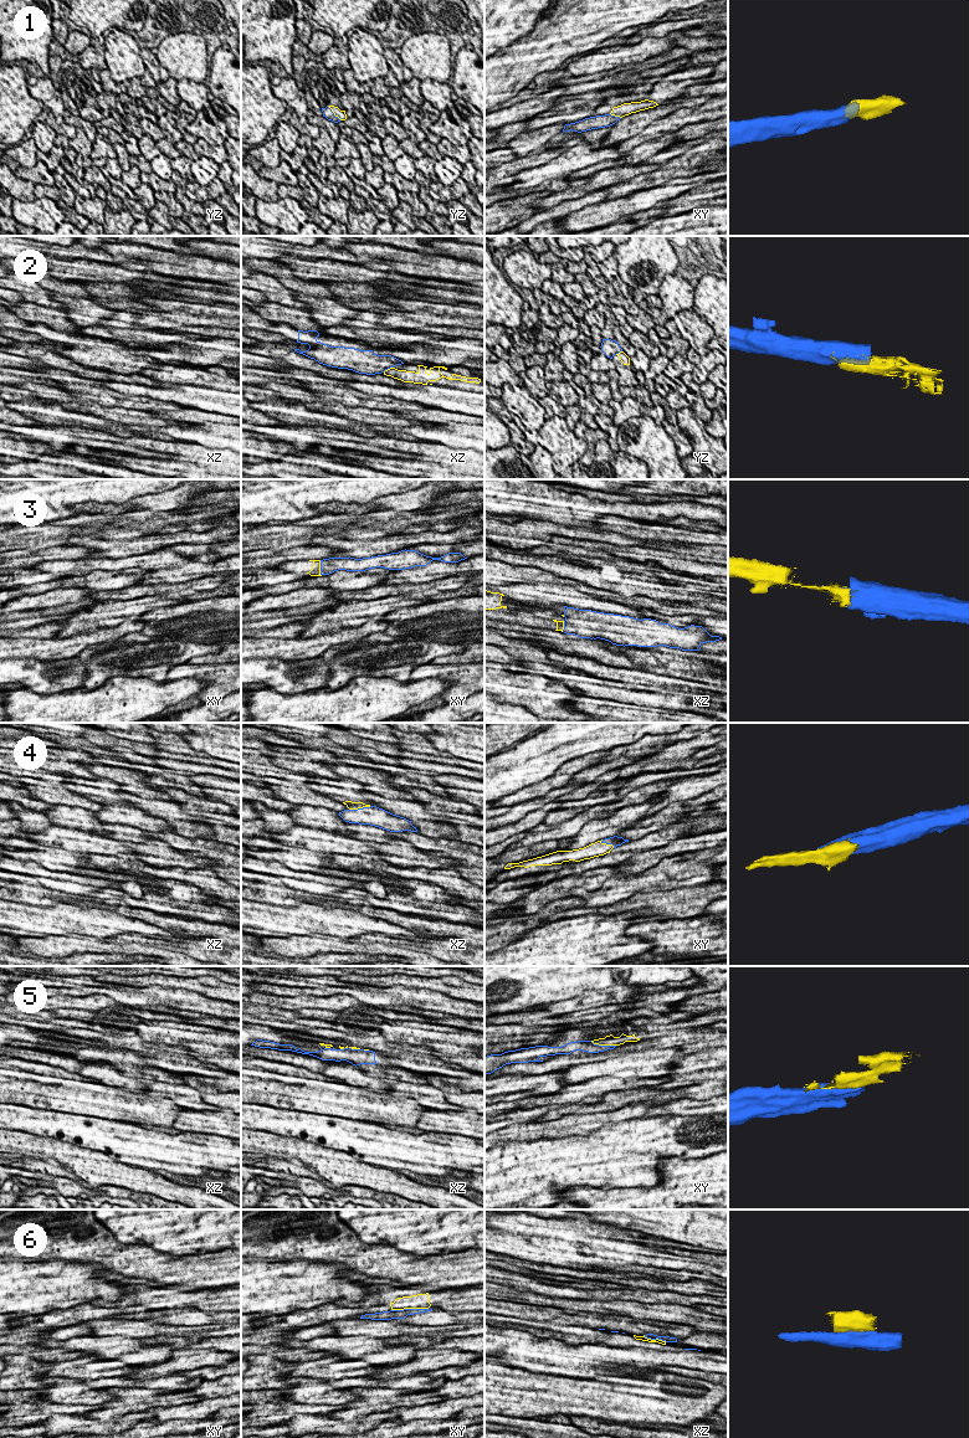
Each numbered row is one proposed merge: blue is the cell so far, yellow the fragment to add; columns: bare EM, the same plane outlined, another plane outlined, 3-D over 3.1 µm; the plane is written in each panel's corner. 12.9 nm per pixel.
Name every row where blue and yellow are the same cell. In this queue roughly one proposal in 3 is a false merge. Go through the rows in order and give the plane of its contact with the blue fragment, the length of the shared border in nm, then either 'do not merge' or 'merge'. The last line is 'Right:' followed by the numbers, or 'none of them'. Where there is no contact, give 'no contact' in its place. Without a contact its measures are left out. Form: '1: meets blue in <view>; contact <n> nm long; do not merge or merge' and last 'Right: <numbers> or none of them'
1: meets blue in yz; contact 260 nm long; merge
2: meets blue in xz; contact 160 nm long; do not merge
3: meets blue in xy; contact 200 nm long; merge
4: meets blue in xz; contact 300 nm long; merge
5: meets blue in xy; contact 340 nm long; do not merge
6: meets blue in xy; contact 500 nm long; do not merge
Right: 1, 3, 4

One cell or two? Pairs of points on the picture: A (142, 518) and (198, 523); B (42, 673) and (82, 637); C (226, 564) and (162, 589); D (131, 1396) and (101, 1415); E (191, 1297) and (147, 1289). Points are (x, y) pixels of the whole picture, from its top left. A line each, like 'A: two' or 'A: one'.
A: one
B: two
C: two
D: one
E: one

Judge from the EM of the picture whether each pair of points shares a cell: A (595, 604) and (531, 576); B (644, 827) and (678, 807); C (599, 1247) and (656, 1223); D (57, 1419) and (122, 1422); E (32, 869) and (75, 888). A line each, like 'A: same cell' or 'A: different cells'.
A: different cells
B: same cell
C: different cells
D: same cell
E: same cell

